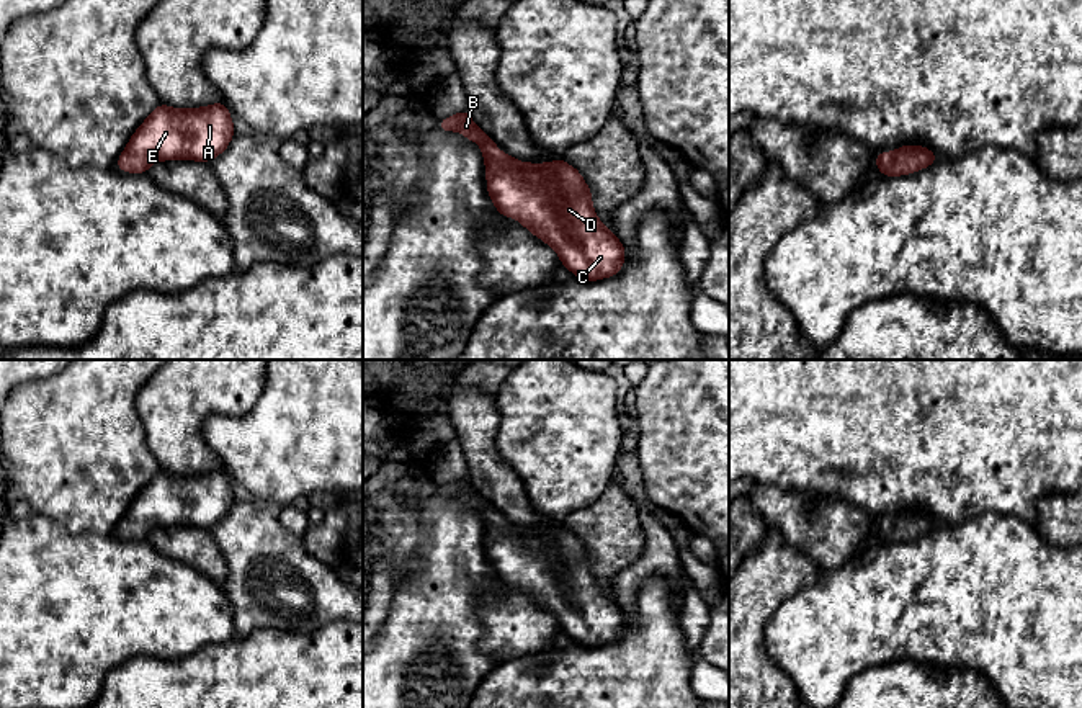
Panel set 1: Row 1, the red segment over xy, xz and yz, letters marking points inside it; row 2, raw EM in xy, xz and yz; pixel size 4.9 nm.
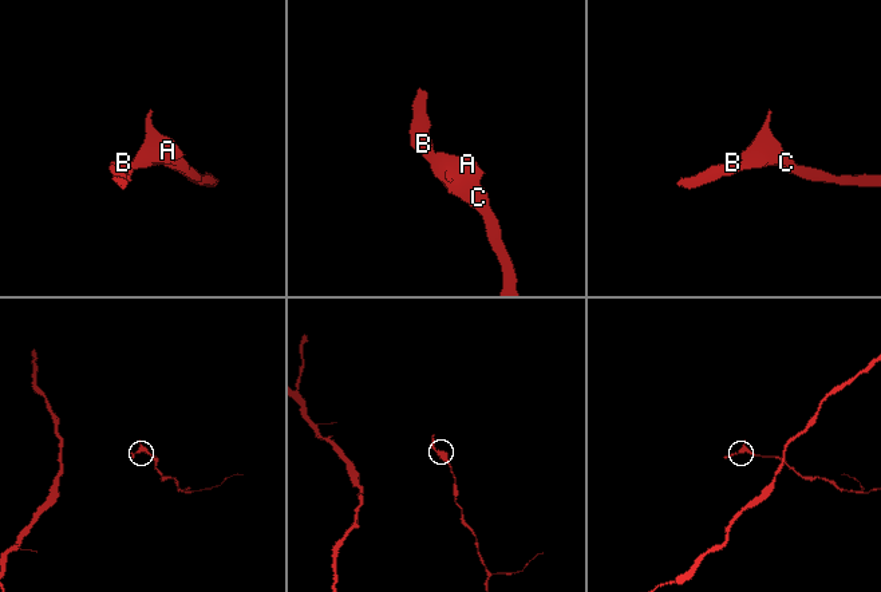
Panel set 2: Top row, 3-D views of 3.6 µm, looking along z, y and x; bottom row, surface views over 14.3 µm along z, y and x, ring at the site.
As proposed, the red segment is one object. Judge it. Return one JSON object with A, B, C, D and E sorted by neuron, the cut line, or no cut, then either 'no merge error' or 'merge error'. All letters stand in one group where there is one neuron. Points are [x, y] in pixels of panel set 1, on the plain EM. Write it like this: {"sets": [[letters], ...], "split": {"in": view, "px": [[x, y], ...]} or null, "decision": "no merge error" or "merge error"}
{"sets": [["A", "B", "C", "D", "E"]], "split": null, "decision": "no merge error"}

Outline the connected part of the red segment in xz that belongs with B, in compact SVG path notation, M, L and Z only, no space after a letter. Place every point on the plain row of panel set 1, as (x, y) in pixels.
M467 476L440 489L441 497L461 497L467 507L477 507L485 525L487 556L497 577L518 585L538 605L551 612L575 643L597 648L615 643L623 634L626 615L597 584L592 558L575 533L562 525L551 530L523 530L497 515L495 509L469 484Z

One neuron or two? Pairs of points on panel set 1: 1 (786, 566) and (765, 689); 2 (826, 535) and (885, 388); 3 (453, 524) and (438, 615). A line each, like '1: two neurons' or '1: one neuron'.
1: one neuron
2: two neurons
3: one neuron

